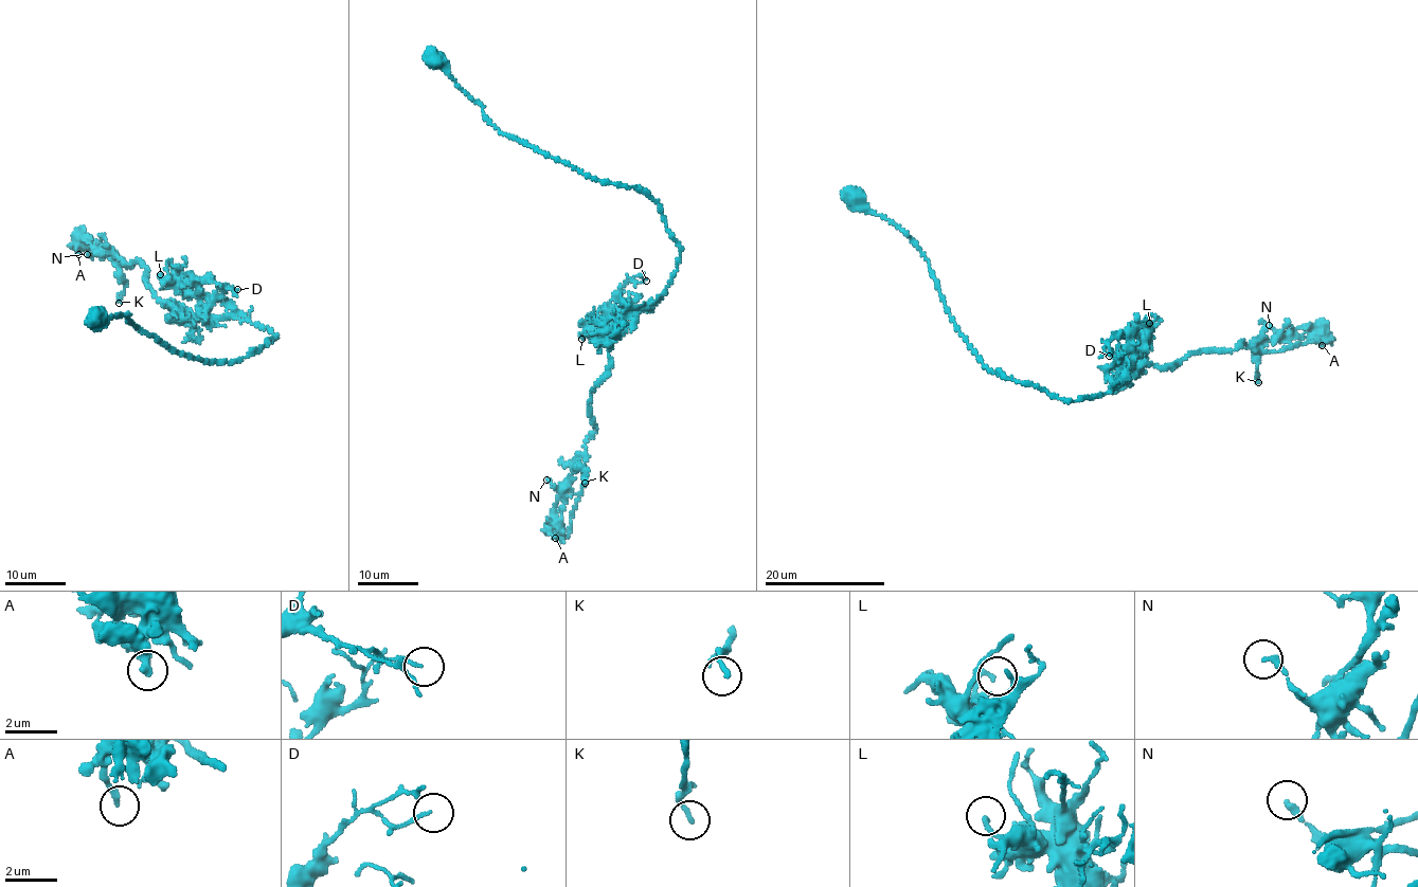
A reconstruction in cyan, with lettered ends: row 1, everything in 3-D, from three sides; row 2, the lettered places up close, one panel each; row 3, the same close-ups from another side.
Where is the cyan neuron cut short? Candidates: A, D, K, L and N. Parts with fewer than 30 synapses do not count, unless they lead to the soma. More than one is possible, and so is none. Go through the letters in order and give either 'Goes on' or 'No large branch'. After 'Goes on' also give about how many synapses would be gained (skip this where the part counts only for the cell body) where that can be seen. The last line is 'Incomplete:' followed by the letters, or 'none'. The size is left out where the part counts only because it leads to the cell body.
A: No large branch
D: No large branch
K: No large branch
L: No large branch
N: No large branch
Incomplete: none

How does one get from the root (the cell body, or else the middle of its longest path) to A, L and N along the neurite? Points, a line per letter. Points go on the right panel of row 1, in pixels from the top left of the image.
A: (854, 197), (916, 247), (987, 369), (1062, 399), (1242, 342), (1284, 351), (1331, 340), (1320, 330), (1322, 345)
L: (854, 197), (911, 239), (956, 328), (994, 374), (1062, 399), (1102, 395), (1117, 386), (1126, 357), (1149, 323)
N: (854, 197), (916, 247), (987, 369), (1062, 399), (1242, 342), (1274, 353), (1331, 339), (1269, 325)

